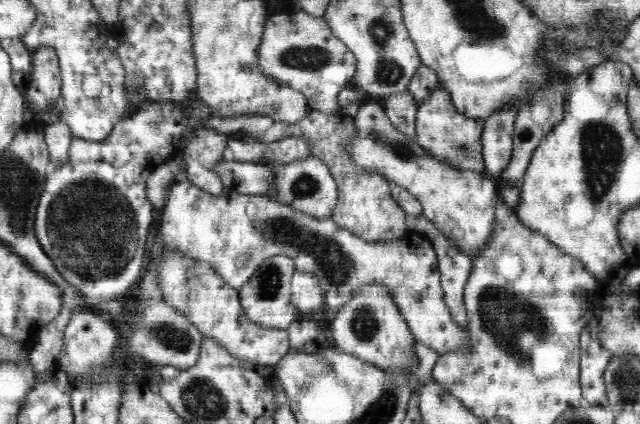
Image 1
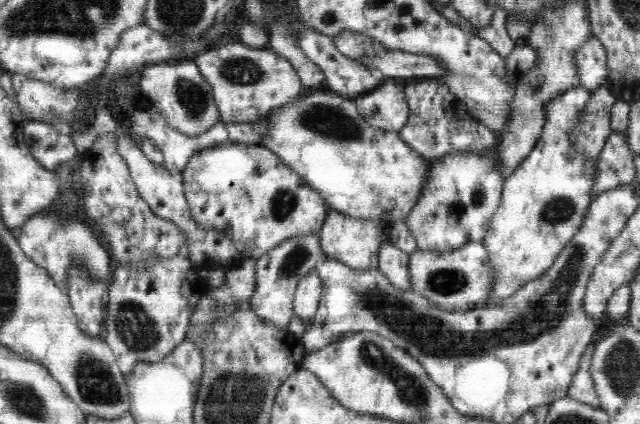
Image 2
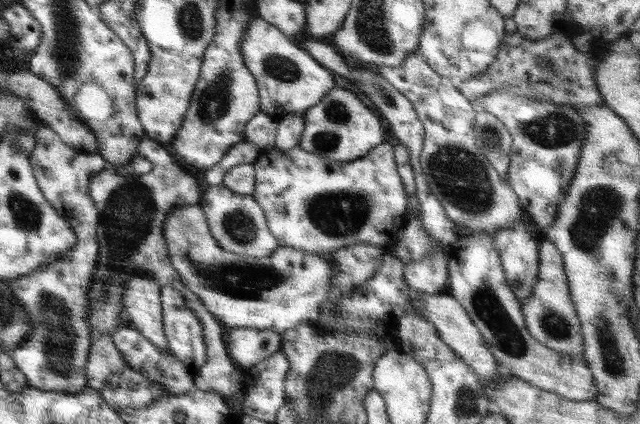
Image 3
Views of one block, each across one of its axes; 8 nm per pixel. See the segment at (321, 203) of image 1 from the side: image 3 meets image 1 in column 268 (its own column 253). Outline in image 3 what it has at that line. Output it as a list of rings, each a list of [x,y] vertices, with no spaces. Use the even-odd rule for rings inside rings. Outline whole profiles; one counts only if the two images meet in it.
[[[385,140],[366,156],[353,161],[336,162],[320,158],[296,145],[289,151],[262,151],[253,164],[255,189],[251,194],[263,208],[270,232],[280,247],[292,247],[309,253],[327,253],[347,246],[368,243],[391,244],[392,237],[406,219],[408,194],[397,171],[394,143]]]

